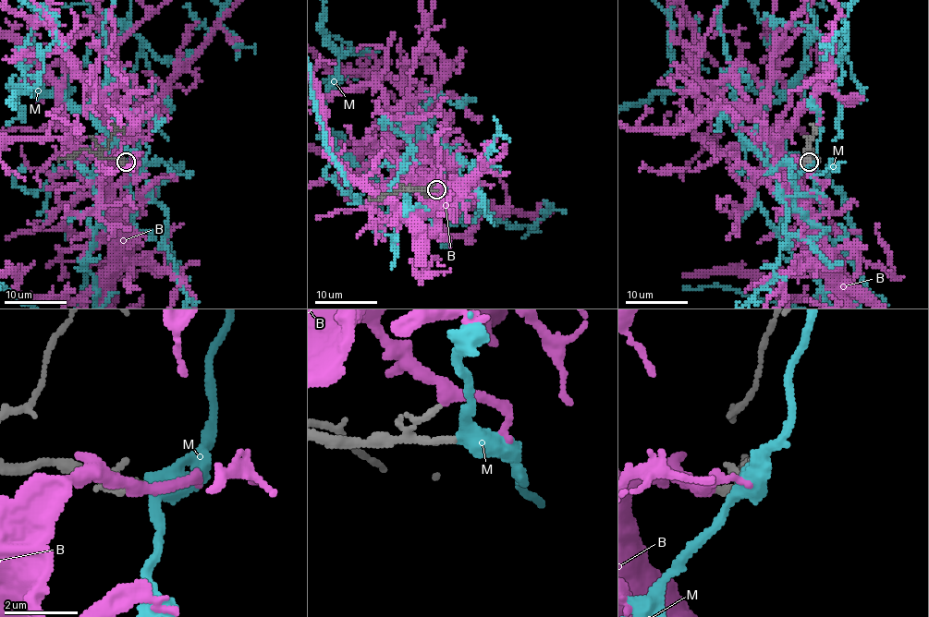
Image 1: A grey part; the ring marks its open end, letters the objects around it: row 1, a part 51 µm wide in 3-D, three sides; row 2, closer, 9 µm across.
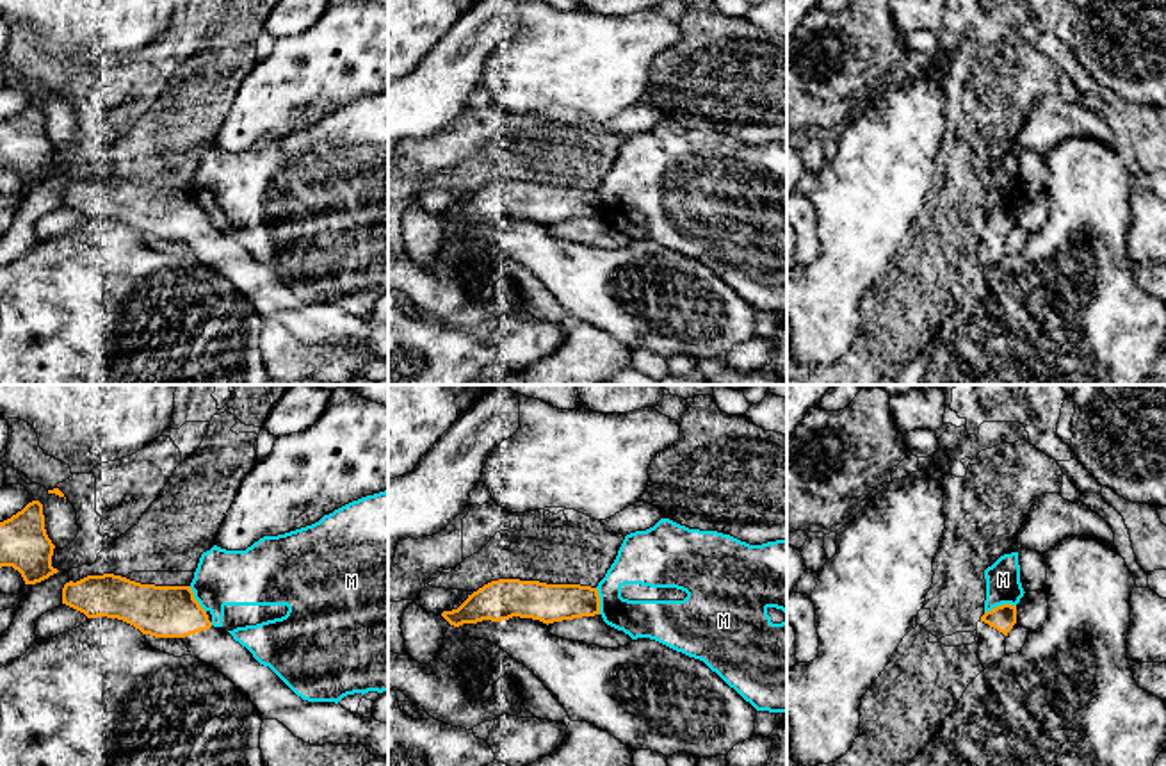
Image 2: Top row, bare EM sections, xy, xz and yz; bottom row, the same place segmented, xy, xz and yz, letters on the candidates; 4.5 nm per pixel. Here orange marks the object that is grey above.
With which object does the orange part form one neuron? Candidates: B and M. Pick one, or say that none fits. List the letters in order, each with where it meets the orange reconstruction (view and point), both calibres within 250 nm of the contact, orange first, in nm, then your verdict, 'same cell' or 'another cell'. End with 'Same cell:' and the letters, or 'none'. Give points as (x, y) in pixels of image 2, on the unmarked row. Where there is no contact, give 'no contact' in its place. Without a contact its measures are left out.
B: no contact; another cell
M: meets orange in yz at (999, 207); 120 nm thick on the orange side, 160 nm on the other; another cell
Same cell: none

